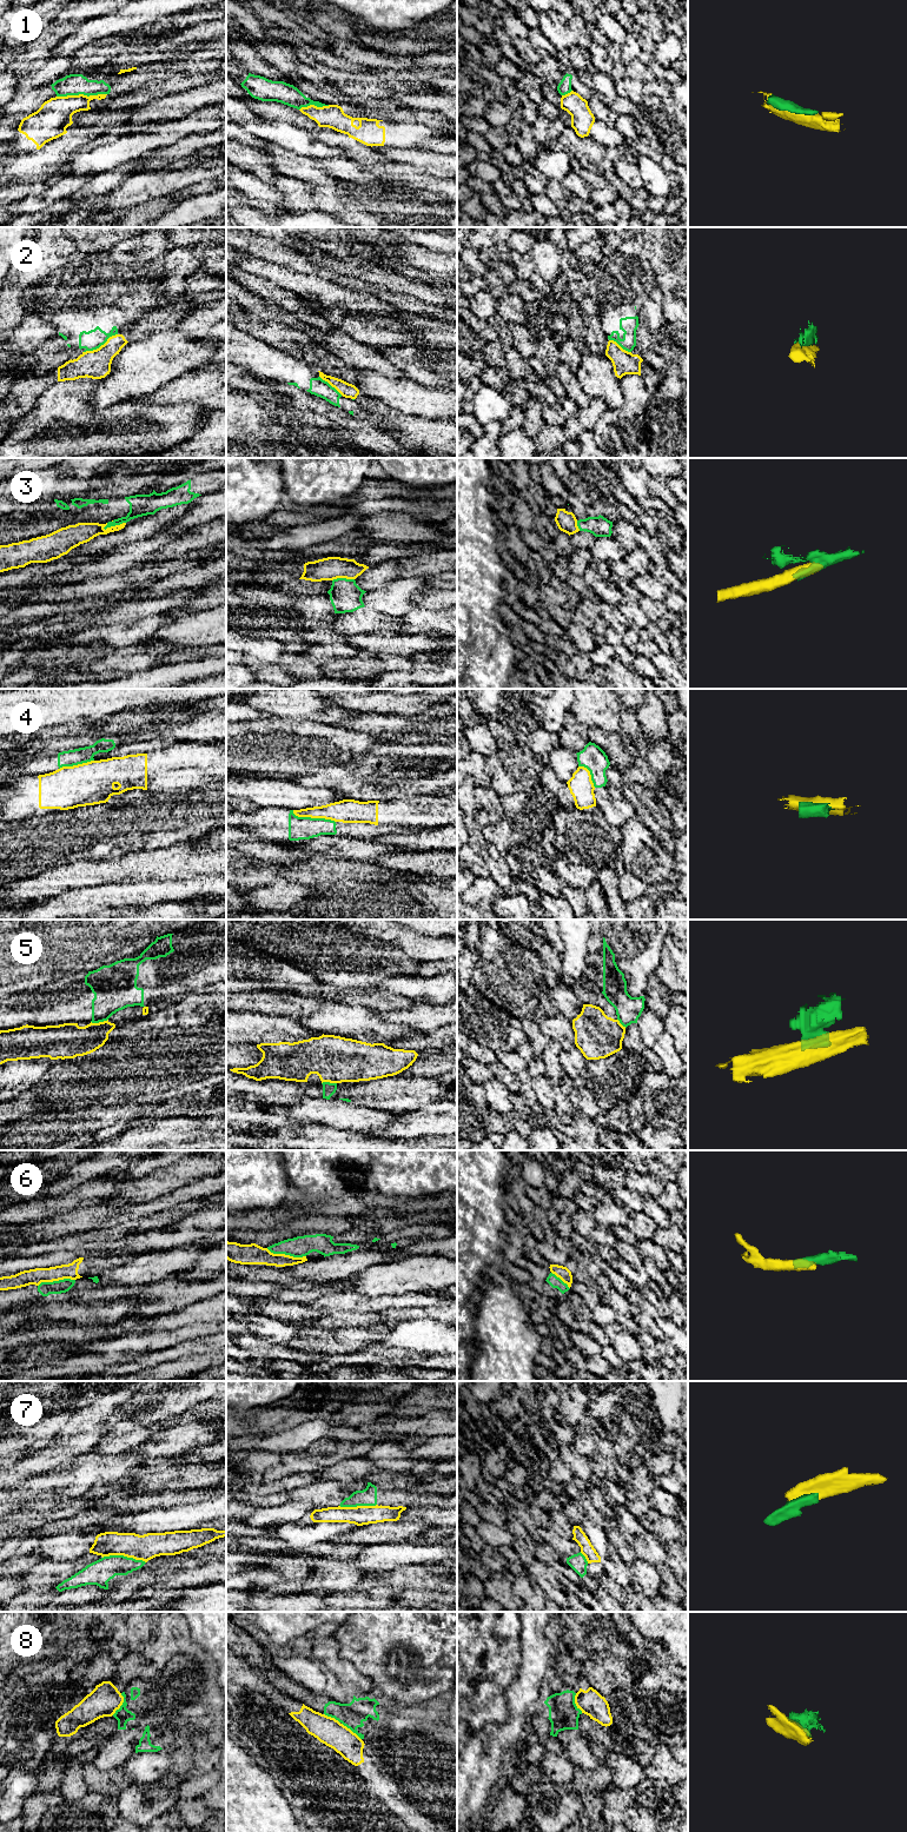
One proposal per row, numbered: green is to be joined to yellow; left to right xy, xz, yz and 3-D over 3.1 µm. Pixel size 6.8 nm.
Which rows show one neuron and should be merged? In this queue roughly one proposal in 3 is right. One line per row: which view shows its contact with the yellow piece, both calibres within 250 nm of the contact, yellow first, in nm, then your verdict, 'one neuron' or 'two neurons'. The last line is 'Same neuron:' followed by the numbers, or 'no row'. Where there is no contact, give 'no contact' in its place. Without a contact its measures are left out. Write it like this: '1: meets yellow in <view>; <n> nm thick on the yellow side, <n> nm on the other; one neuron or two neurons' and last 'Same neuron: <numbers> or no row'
1: meets yellow in xy; 240 nm thick on the yellow side, 140 nm on the other; two neurons
2: meets yellow in xy; 200 nm thick on the yellow side, 140 nm on the other; two neurons
3: meets yellow in xy; 140 nm thick on the yellow side, 150 nm on the other; two neurons
4: meets yellow in xz; 160 nm thick on the yellow side, 160 nm on the other; two neurons
5: meets yellow in xy; 240 nm thick on the yellow side, 300 nm on the other; two neurons
6: meets yellow in xz; 140 nm thick on the yellow side, 140 nm on the other; two neurons
7: meets yellow in xy; 180 nm thick on the yellow side, 170 nm on the other; two neurons
8: meets yellow in xy; 220 nm thick on the yellow side, 100 nm on the other; two neurons
Same neuron: no row

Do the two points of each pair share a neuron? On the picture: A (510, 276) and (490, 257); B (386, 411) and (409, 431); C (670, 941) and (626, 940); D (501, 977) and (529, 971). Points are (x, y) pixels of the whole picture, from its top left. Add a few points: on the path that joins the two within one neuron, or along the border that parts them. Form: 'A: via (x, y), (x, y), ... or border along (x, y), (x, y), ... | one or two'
A: via (505, 271), (494, 261) | one
B: via (392, 417), (403, 426) | one
C: border along (666, 935), (662, 957), (657, 968) | two
D: via (508, 975), (522, 971) | one

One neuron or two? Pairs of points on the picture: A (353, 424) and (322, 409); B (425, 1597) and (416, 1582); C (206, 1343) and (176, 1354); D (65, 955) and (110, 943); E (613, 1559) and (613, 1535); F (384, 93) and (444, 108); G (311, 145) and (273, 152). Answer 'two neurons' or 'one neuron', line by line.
A: one neuron
B: two neurons
C: one neuron
D: one neuron
E: two neurons
F: two neurons
G: two neurons

